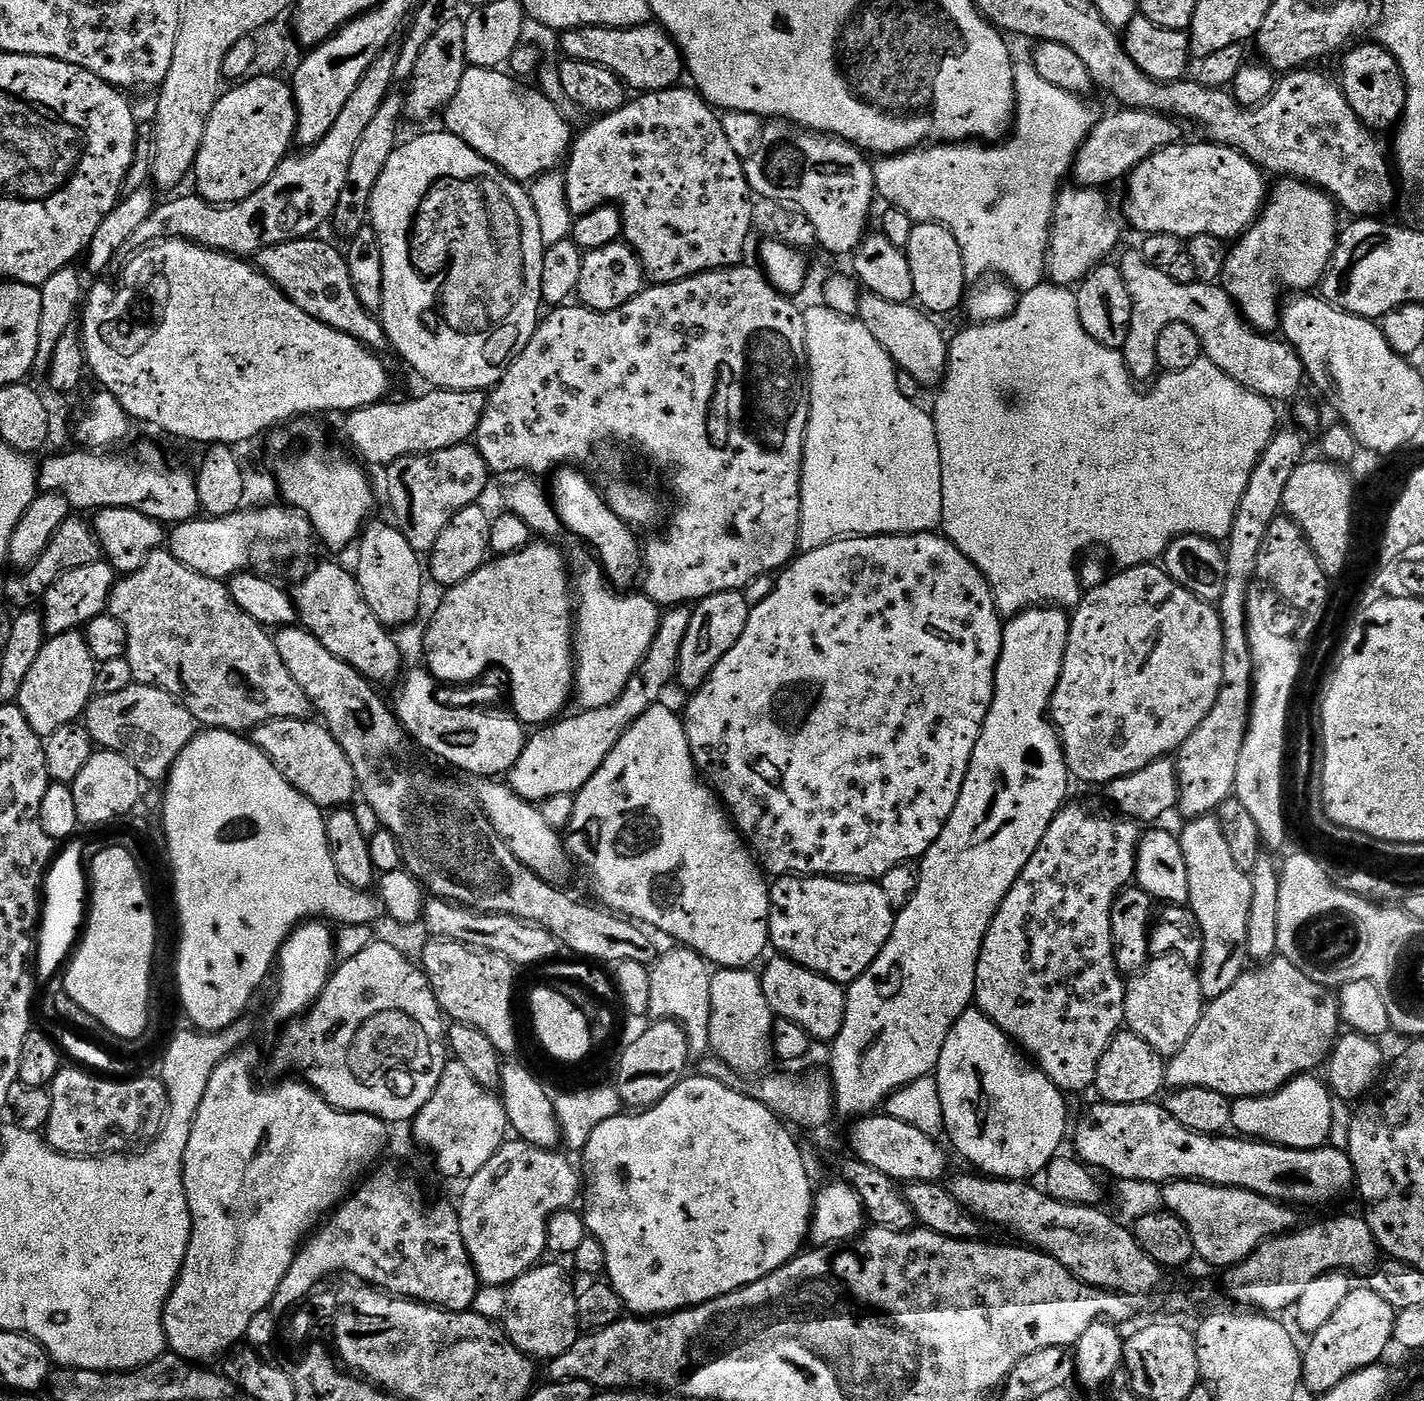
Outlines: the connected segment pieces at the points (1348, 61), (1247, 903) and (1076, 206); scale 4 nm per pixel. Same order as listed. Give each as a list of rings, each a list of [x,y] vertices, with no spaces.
[[[1373,42],[1352,49],[1342,62],[1340,85],[1351,109],[1370,128],[1395,125],[1403,117],[1408,100],[1404,75],[1392,52],[1382,44]]]
[[[1215,815],[1200,816],[1197,820],[1188,820],[1184,832],[1179,833],[1182,854],[1186,858],[1186,874],[1190,874],[1190,894],[1187,907],[1198,918],[1198,926],[1202,930],[1202,958],[1198,965],[1198,975],[1205,1001],[1217,1000],[1240,975],[1249,967],[1250,959],[1247,950],[1247,930],[1249,929],[1250,908],[1252,900],[1252,877],[1242,871],[1238,862],[1234,862],[1234,854],[1230,854],[1230,842],[1226,842],[1224,831]]]
[[[1085,186],[1065,187],[1056,197],[1056,209],[1052,212],[1052,226],[1048,237],[1048,259],[1046,261],[1046,272],[1051,283],[1057,286],[1076,286],[1080,281],[1101,263],[1116,248],[1120,240],[1120,224],[1116,216],[1108,212],[1108,200],[1103,196],[1101,189]]]

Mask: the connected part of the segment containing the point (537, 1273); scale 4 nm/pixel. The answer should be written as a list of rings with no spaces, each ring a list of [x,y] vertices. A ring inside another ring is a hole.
[[[549,1262],[536,1265],[512,1281],[507,1291],[504,1329],[519,1349],[538,1359],[553,1360],[568,1351],[580,1337],[578,1292],[569,1276]]]

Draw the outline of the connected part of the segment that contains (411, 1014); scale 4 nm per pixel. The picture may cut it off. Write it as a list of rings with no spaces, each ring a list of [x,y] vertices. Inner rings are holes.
[[[373,942],[357,956],[347,957],[343,963],[329,976],[328,984],[322,990],[322,994],[316,999],[316,1003],[303,1013],[302,1019],[293,1019],[285,1027],[289,1028],[281,1034],[280,1044],[284,1048],[292,1048],[295,1044],[300,1044],[301,1050],[308,1056],[312,1056],[316,1052],[316,1069],[306,1077],[306,1080],[332,1107],[338,1108],[342,1112],[364,1112],[368,1116],[379,1116],[385,1122],[393,1122],[392,1120],[413,1121],[422,1110],[422,1106],[426,1106],[426,1102],[434,1094],[444,1073],[444,1067],[448,1065],[450,1059],[450,1045],[446,1039],[446,1020],[440,1011],[440,1003],[436,1001],[436,996],[432,992],[432,984],[424,975],[424,969],[419,963],[413,962],[398,950],[394,950],[394,946],[389,944]]]

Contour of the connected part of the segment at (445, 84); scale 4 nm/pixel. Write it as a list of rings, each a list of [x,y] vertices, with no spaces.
[[[456,18],[445,19],[438,26],[437,32],[426,42],[426,46],[418,55],[417,65],[414,66],[414,72],[410,77],[412,85],[406,89],[404,112],[407,119],[424,120],[431,112],[439,113],[454,98],[454,94],[458,94],[466,67],[466,34],[464,20],[452,19]]]

